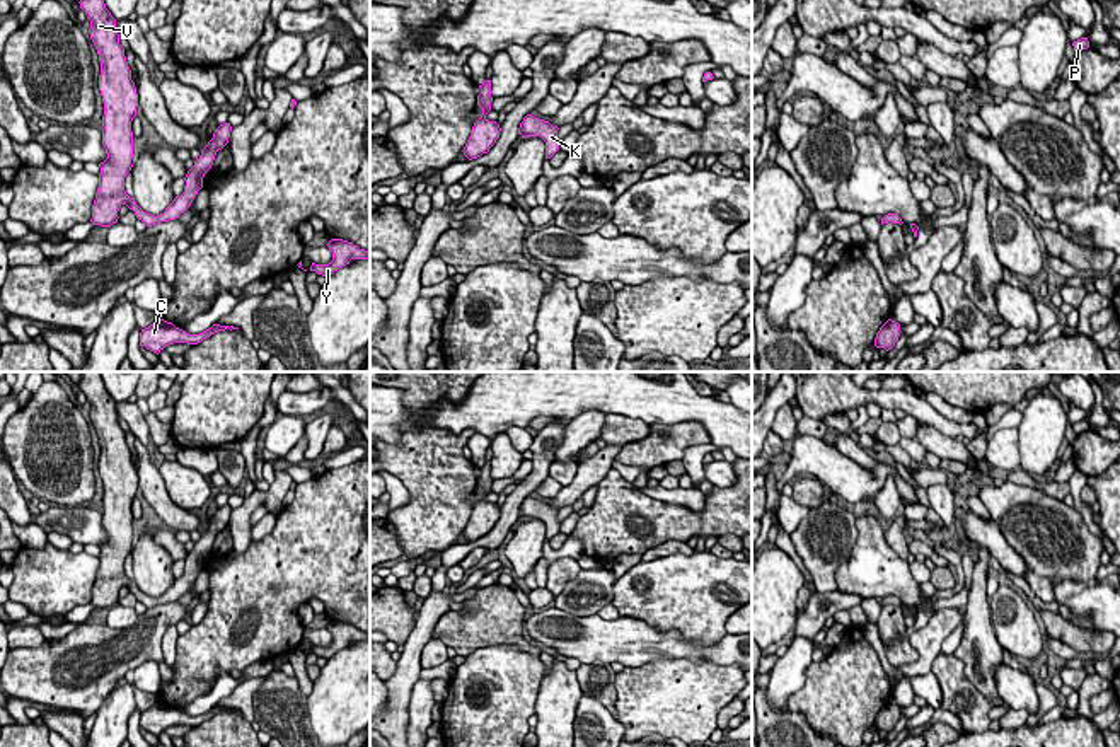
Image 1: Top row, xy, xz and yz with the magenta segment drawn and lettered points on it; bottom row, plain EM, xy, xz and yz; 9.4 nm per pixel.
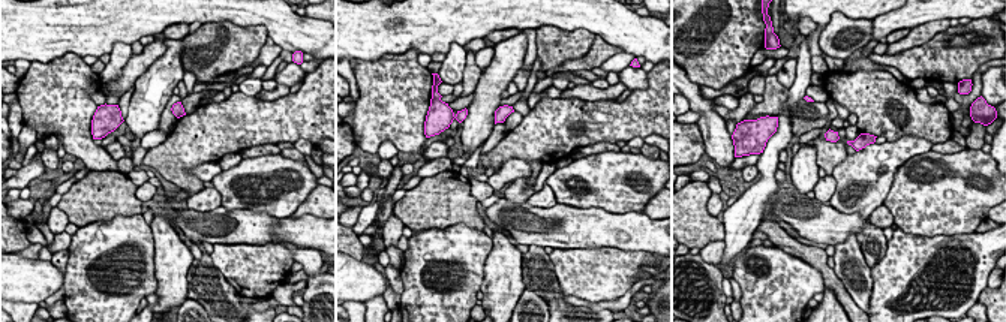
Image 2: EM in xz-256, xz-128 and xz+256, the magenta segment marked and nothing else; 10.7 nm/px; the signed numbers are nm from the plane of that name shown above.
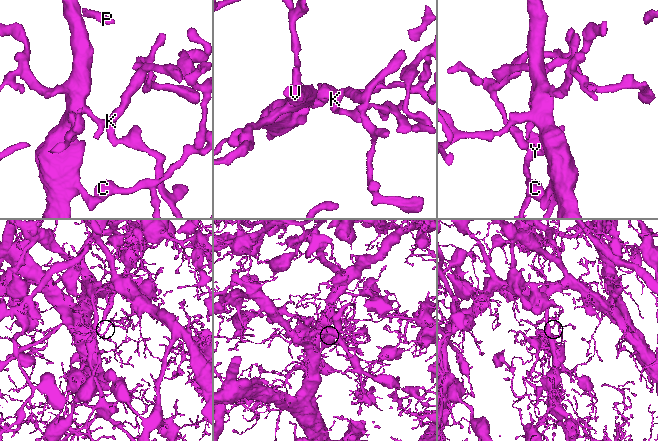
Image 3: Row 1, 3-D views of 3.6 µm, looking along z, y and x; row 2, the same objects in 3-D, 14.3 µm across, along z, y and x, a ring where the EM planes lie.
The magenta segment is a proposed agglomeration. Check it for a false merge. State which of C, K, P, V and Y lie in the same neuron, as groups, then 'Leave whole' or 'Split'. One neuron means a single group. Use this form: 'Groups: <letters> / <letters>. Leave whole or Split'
Groups: C K P V Y. Leave whole

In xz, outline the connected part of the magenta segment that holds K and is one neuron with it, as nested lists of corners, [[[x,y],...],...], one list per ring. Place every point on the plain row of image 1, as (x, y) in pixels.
[[[527,496],[520,505],[518,517],[540,518],[546,524],[546,541],[551,541],[559,532],[557,508],[549,503]]]

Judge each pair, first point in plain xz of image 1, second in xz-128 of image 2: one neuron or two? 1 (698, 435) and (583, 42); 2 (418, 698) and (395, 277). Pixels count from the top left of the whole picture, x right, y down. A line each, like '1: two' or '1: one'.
1: two
2: two

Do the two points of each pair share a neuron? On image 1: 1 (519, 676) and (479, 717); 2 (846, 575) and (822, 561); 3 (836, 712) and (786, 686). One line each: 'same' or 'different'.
1: same
2: different
3: different

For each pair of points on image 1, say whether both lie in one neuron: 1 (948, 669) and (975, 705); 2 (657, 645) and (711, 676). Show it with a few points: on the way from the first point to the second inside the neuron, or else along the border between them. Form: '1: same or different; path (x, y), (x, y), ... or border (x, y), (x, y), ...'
1: same; path (952, 677), (967, 696)
2: different; border (720, 664), (710, 660), (653, 659), (641, 665)

